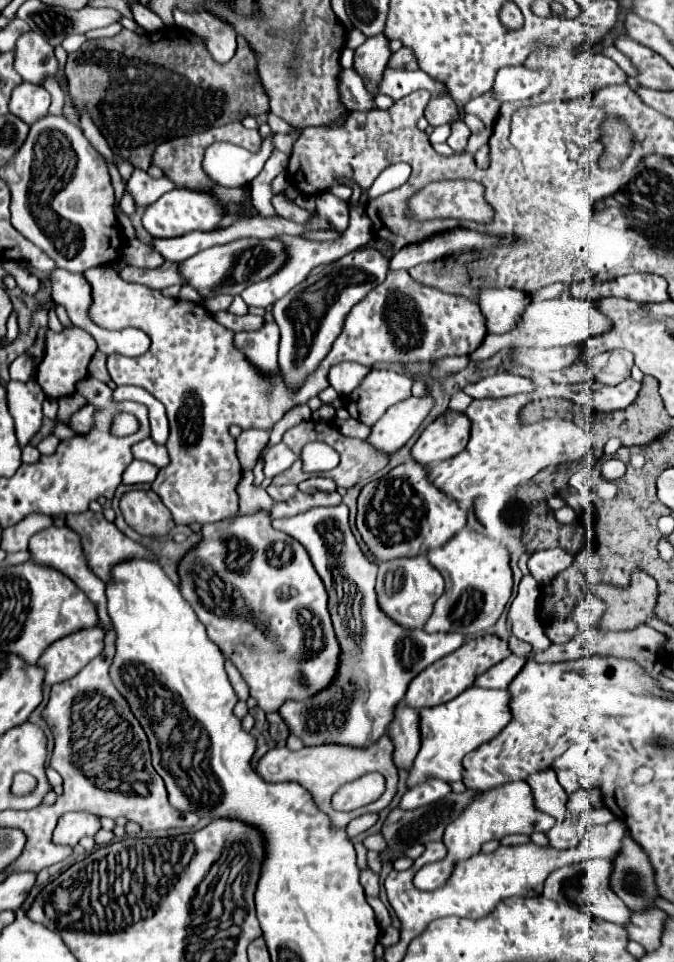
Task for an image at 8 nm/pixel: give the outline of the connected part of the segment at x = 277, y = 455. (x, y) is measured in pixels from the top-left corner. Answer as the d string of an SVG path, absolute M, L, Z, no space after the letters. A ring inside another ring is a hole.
M277 443L277 445L271 445L271 447L263 449L261 459L263 459L263 473L265 473L265 477L271 479L277 473L289 469L295 461L295 455L287 445Z

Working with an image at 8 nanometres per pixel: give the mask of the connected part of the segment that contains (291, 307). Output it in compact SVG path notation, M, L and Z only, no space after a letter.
M361 247L331 265L311 271L311 275L293 287L283 299L273 303L273 317L281 329L279 367L293 387L297 387L309 373L317 369L321 359L331 351L333 341L343 329L343 321L353 305L357 305L369 291L385 281L389 259L375 247Z

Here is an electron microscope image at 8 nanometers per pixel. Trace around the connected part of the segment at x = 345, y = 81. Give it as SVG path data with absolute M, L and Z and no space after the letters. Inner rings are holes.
M343 49L341 53L341 83L339 83L339 101L343 103L343 107L347 111L369 111L373 109L373 99L369 97L369 93L365 91L359 75L353 71L351 67L353 61L353 51L351 49Z

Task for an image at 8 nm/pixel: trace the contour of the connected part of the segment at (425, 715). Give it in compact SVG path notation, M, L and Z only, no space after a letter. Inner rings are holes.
M477 685L465 689L459 697L421 711L421 751L415 757L411 767L407 787L423 783L429 775L439 777L447 783L463 779L463 757L477 749L479 745L491 741L501 727L511 721L509 709L509 691L495 691L495 689L481 689Z

